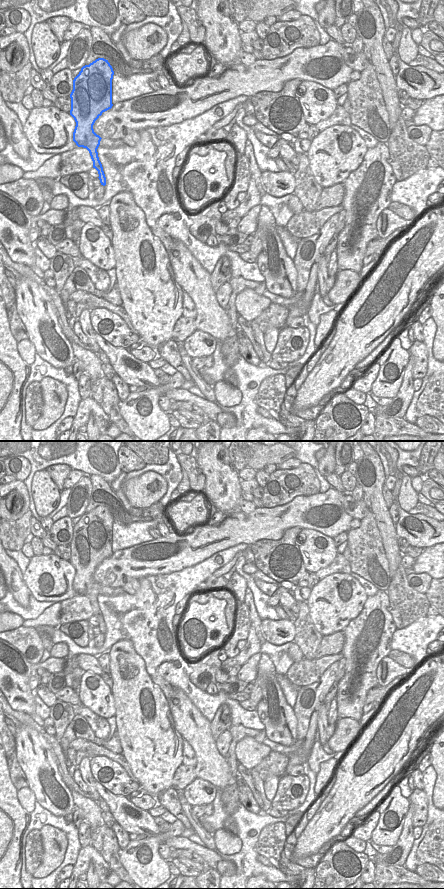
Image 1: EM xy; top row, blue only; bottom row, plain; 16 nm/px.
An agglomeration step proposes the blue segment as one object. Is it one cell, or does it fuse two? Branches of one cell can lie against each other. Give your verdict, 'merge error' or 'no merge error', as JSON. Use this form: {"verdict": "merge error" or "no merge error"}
{"verdict": "no merge error"}

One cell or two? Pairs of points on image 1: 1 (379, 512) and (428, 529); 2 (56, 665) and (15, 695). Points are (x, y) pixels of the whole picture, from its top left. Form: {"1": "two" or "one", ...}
{"1": "two", "2": "one"}

